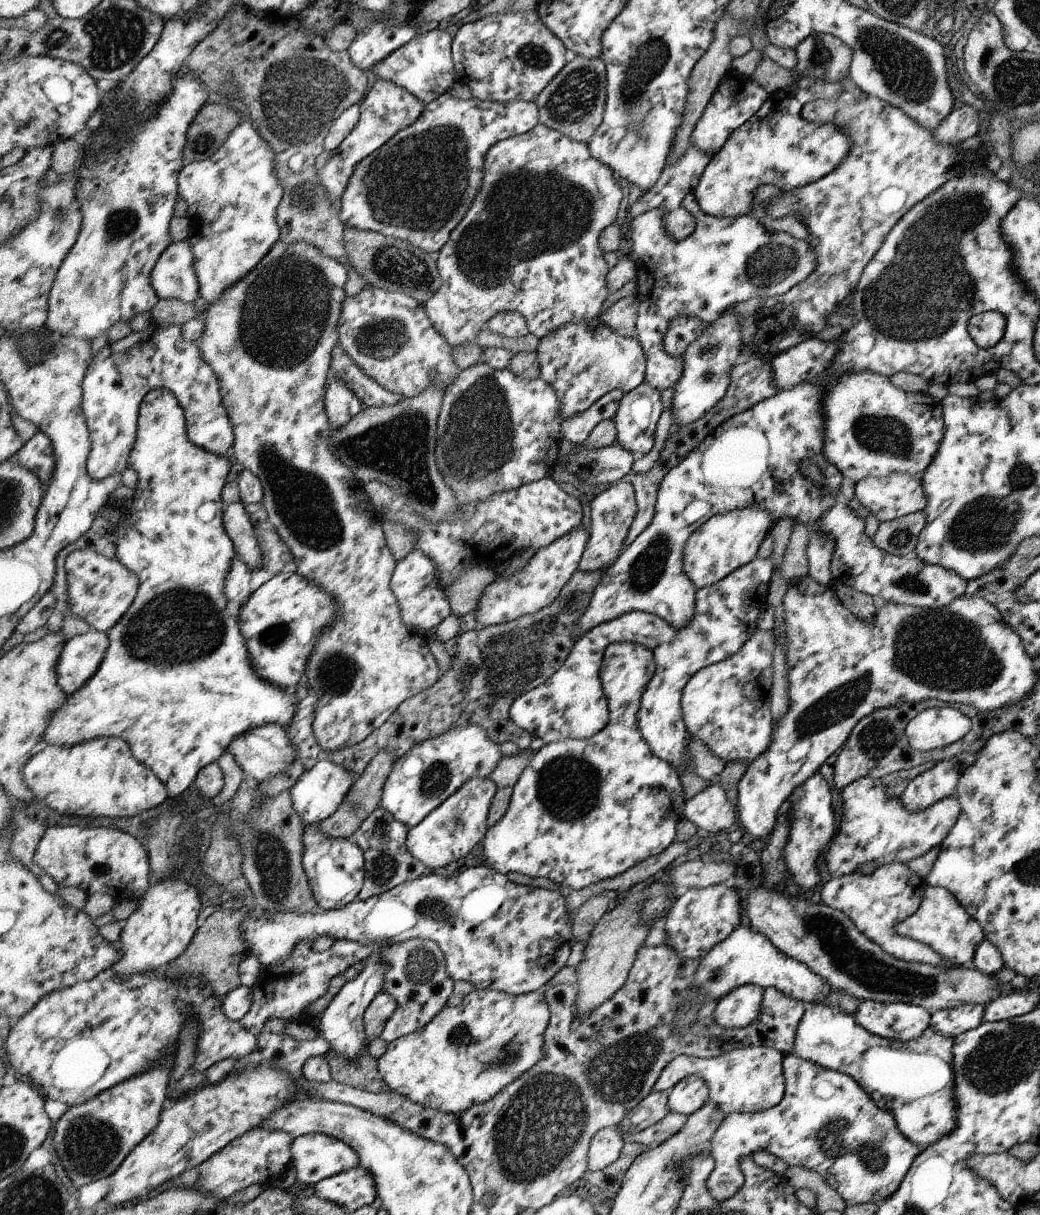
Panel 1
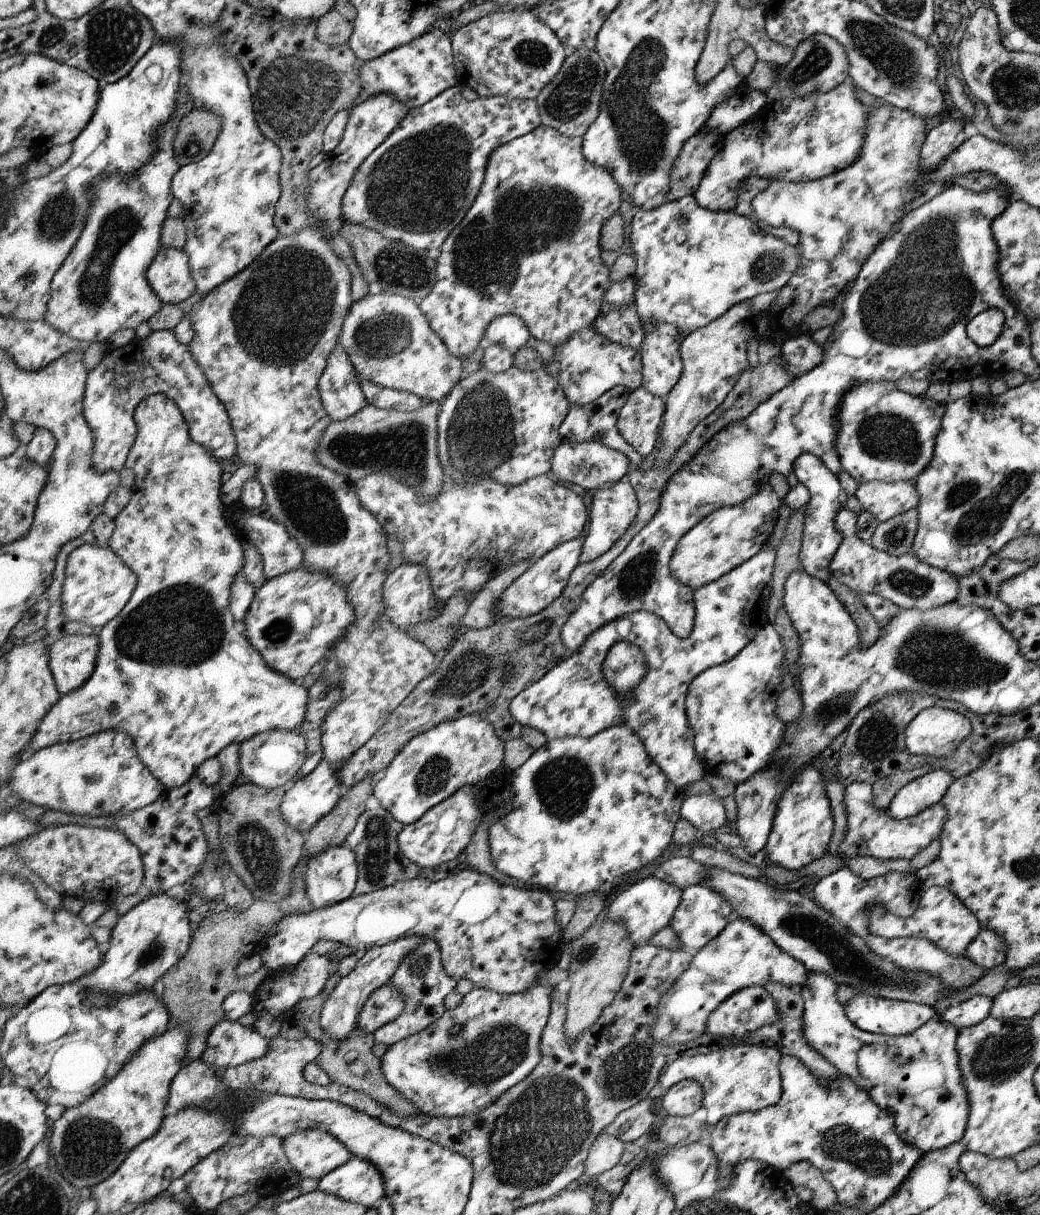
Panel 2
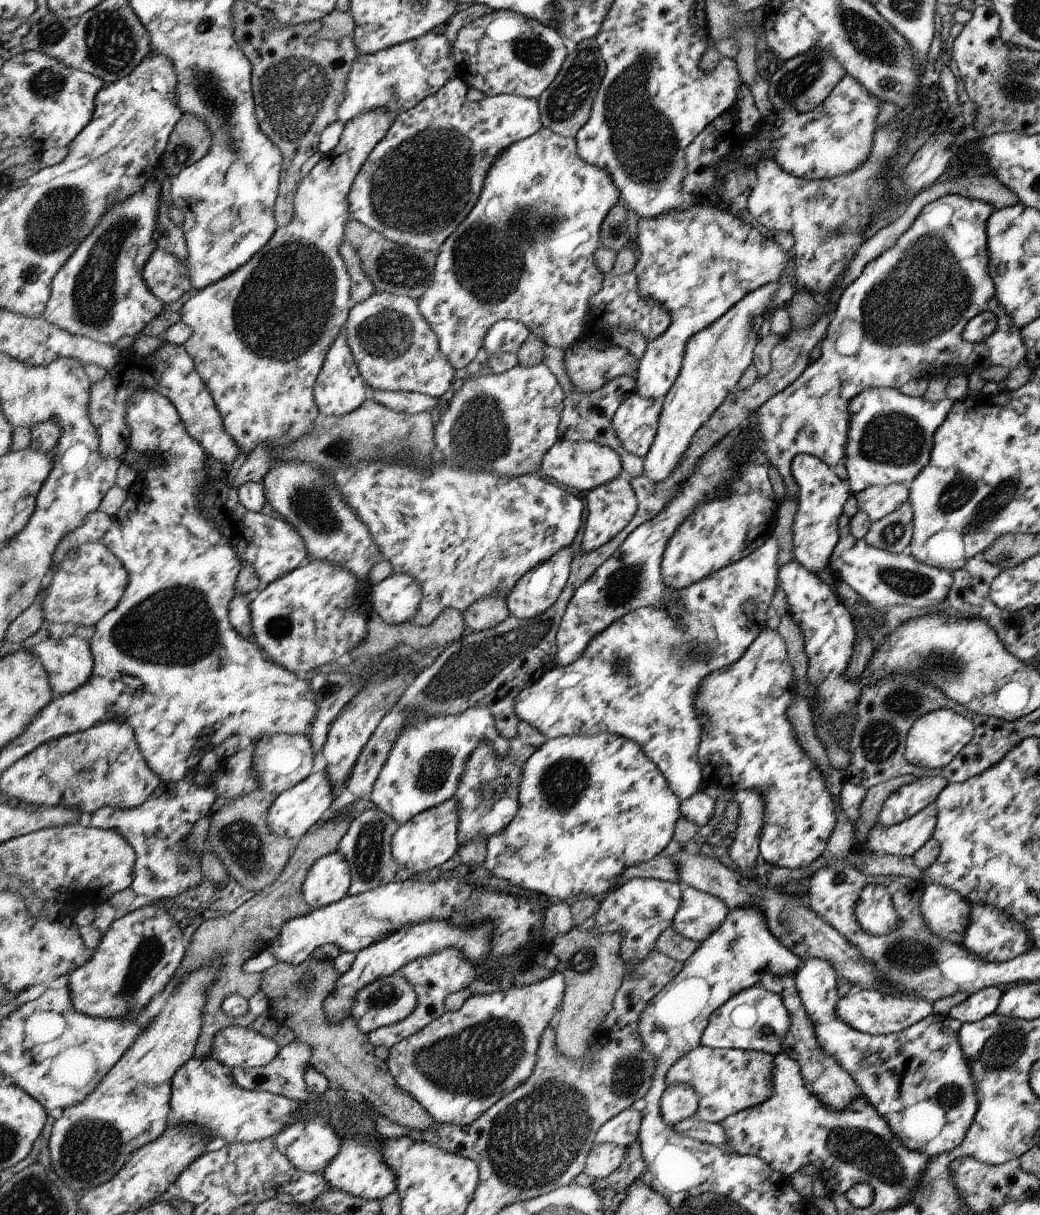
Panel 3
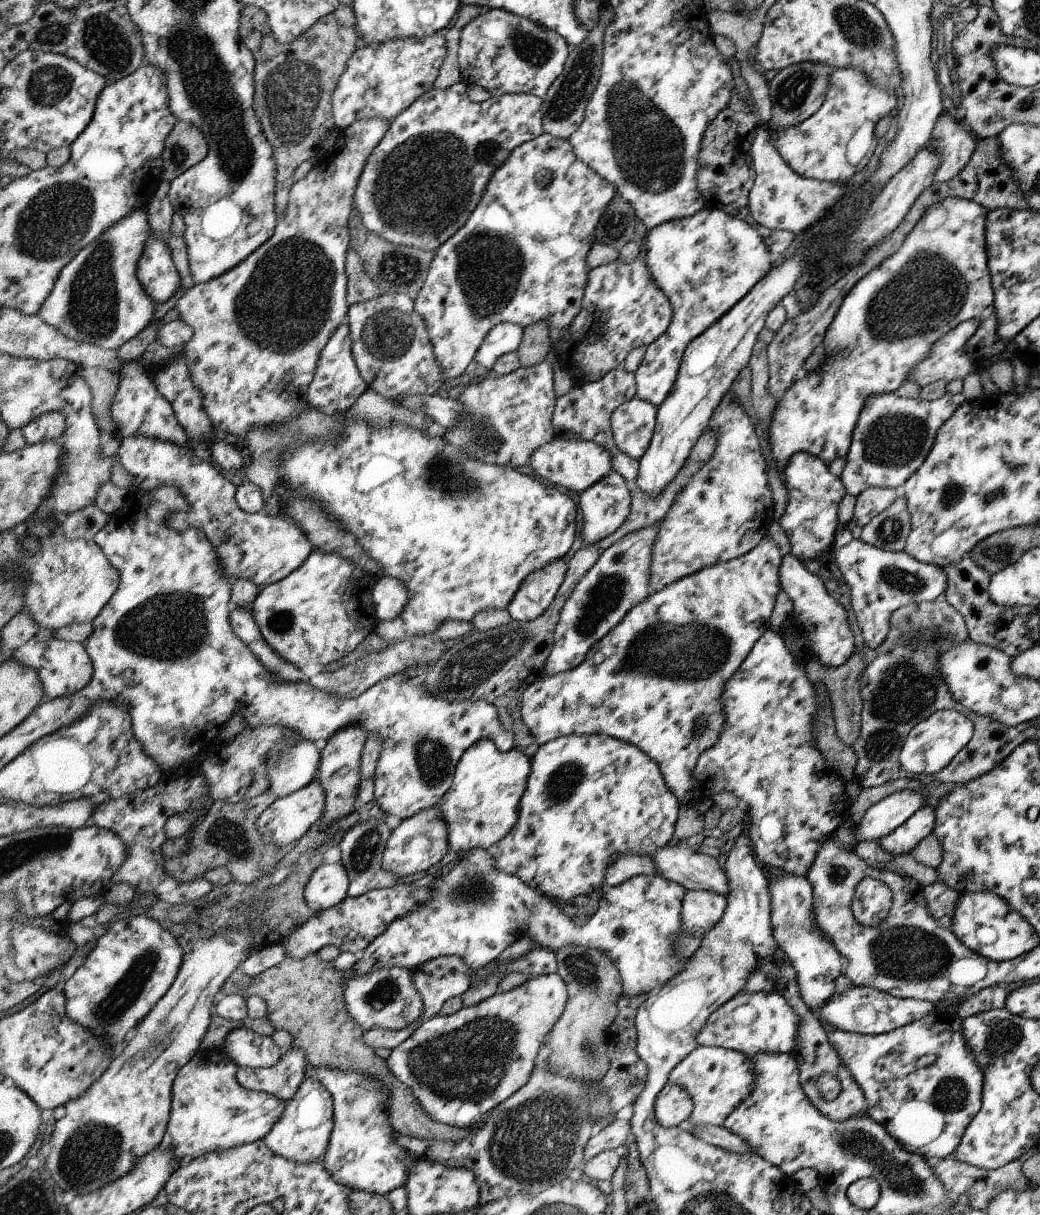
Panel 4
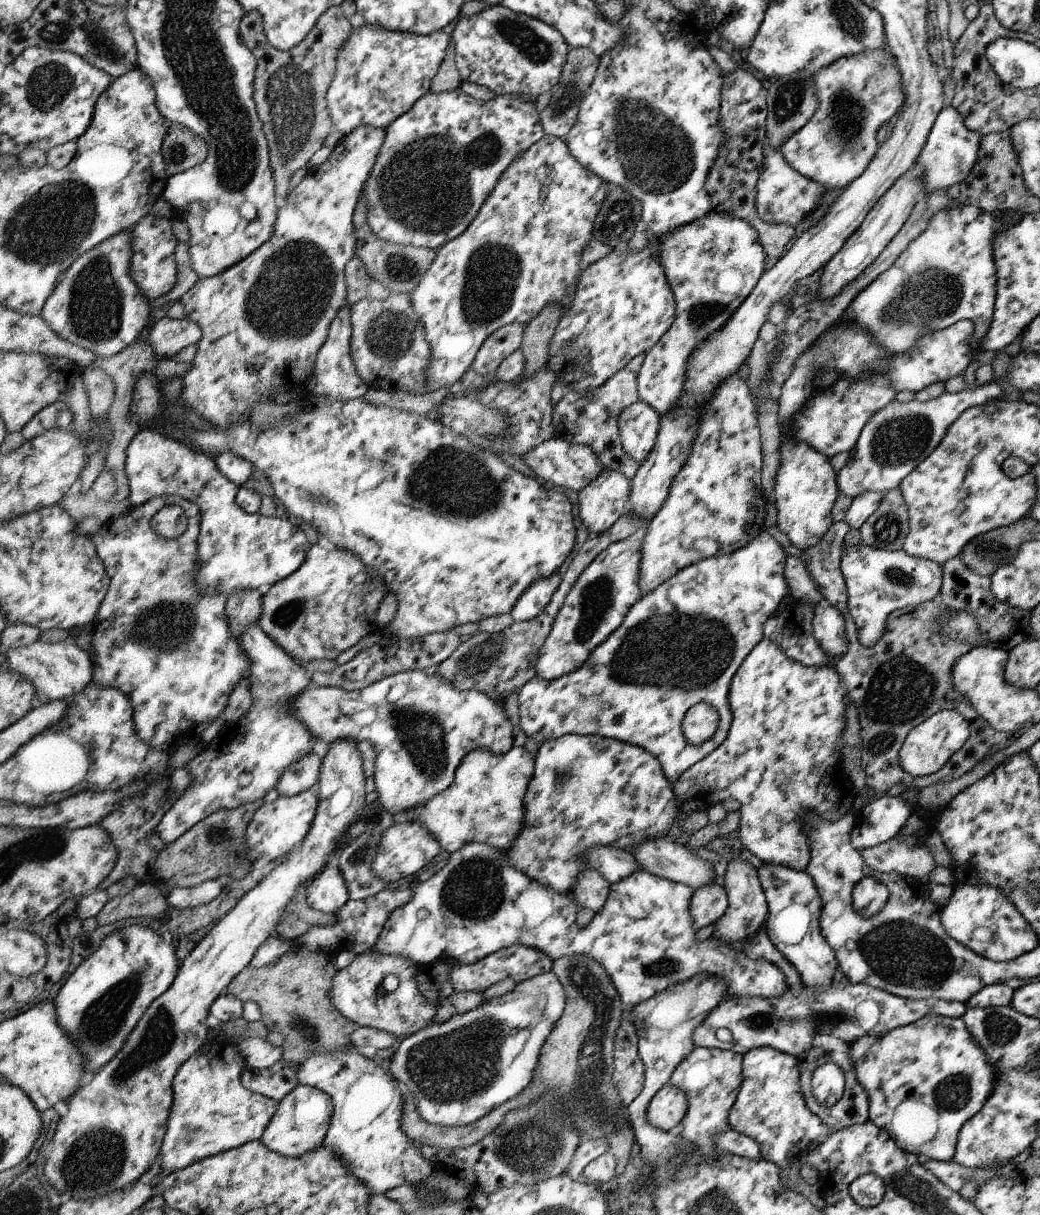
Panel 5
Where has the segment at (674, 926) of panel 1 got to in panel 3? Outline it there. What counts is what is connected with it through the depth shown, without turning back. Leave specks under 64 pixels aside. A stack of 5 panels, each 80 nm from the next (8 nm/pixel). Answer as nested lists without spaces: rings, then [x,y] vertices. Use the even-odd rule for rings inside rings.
[[[694,887],[683,888],[682,904],[672,927],[688,940],[704,942],[726,920],[726,905],[723,899],[713,894]]]

